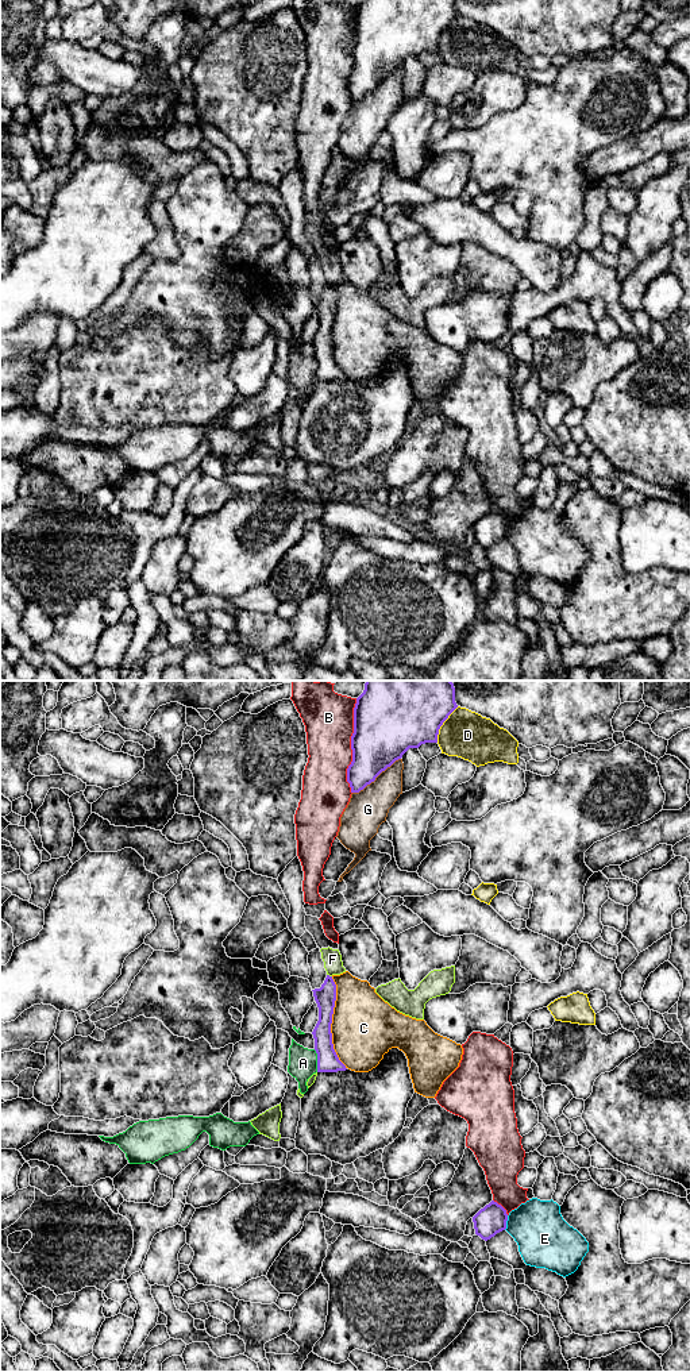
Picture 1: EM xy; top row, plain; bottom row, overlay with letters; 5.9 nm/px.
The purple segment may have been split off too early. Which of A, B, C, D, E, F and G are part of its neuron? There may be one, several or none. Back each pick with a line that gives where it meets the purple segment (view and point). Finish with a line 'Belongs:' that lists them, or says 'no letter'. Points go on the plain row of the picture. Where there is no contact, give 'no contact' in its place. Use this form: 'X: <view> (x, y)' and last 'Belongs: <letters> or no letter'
Belongs: no letter

